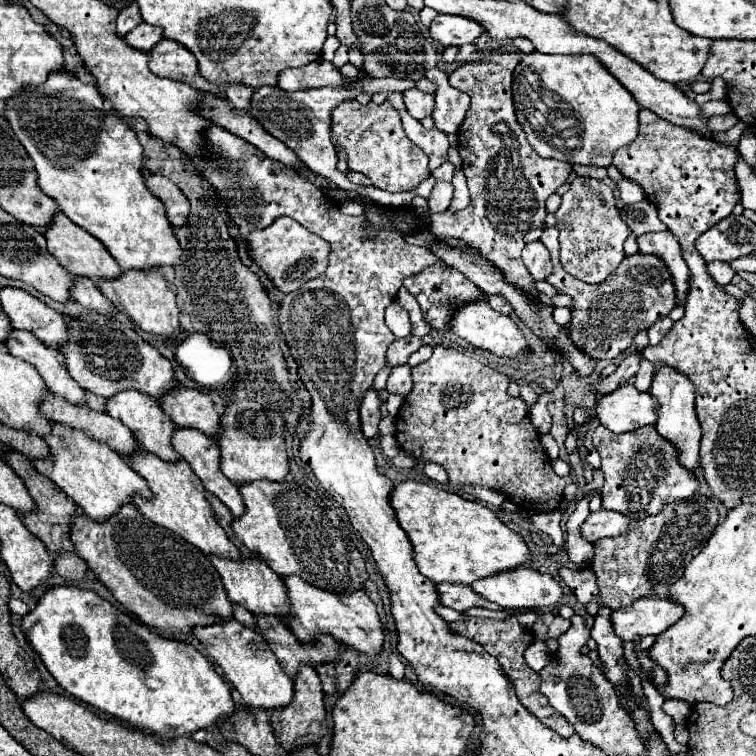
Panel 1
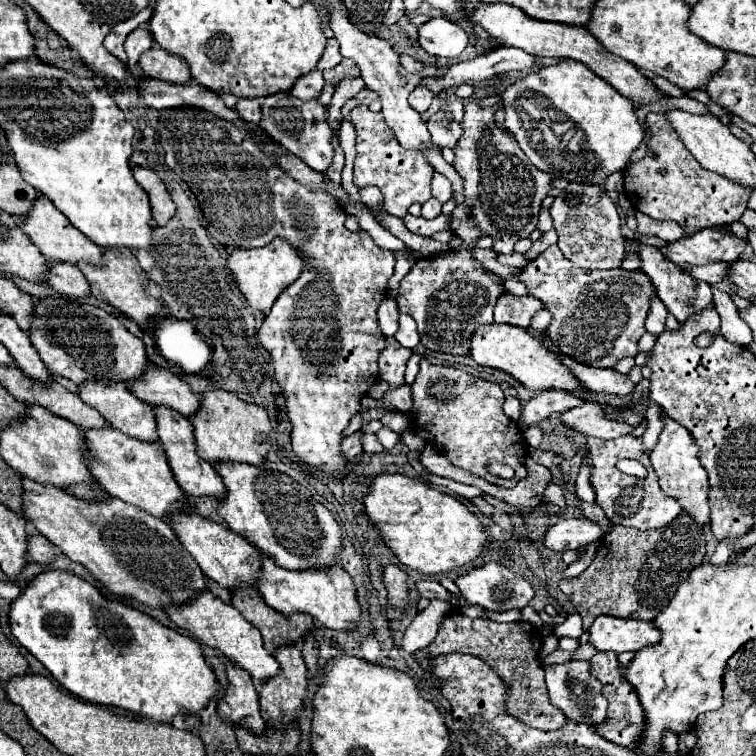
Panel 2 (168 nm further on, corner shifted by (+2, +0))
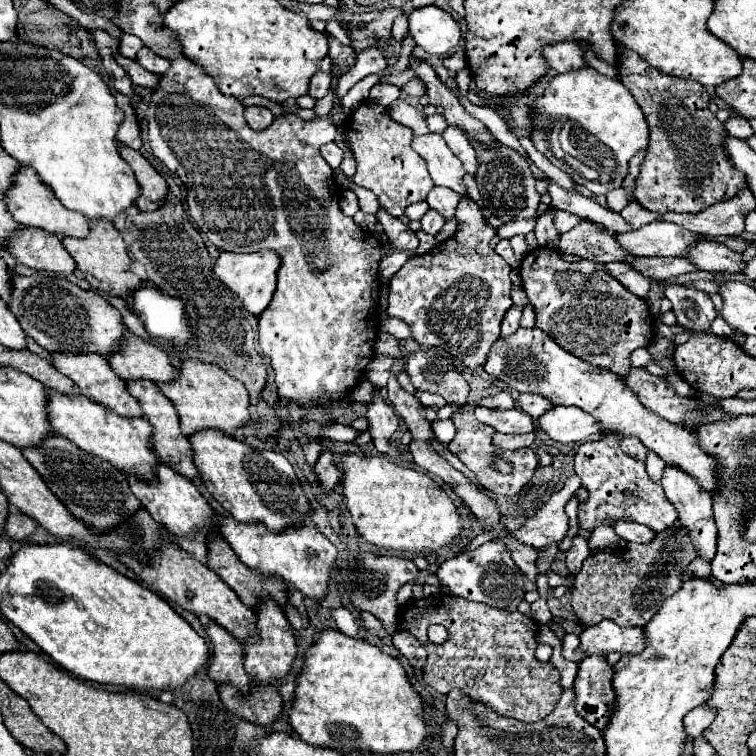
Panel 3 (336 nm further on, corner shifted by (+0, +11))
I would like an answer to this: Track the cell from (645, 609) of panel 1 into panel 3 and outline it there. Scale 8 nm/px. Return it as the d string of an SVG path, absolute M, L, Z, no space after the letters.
M603 620L581 632L581 650L589 654L639 654L645 650L645 630L639 626L619 626L613 620Z

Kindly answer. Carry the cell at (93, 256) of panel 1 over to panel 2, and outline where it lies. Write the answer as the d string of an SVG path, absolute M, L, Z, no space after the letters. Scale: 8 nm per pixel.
M37 195L33 209L29 213L29 217L23 217L23 223L19 225L23 229L23 233L39 247L41 255L45 259L53 259L53 261L69 261L69 263L77 263L77 261L89 261L89 263L99 263L101 261L101 247L97 247L95 243L89 243L89 239L85 239L85 235L81 235L81 231L77 231L69 219L65 219L65 215L61 211L55 209L55 205L45 197L45 195Z

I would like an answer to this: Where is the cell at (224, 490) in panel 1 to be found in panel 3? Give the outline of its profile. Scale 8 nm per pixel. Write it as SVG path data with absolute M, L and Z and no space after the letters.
M129 380L127 386L129 386L129 392L141 402L143 418L147 418L153 426L153 432L155 432L153 450L159 456L159 460L189 480L197 478L199 470L195 468L195 462L193 462L193 448L191 448L189 438L179 430L179 414L177 414L175 406L171 404L171 400L151 380Z

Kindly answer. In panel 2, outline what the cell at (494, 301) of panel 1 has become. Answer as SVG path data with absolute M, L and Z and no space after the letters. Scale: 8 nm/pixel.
M501 295L501 299L495 305L495 321L527 329L533 313L543 308L543 303L531 295L523 295L523 297Z

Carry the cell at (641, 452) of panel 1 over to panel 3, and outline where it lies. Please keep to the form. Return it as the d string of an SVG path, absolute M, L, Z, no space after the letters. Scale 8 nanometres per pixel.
M603 432L599 440L585 442L575 452L575 472L589 490L589 500L579 504L579 518L585 522L581 528L593 530L599 524L599 516L607 516L603 524L611 524L611 520L631 520L655 532L669 528L677 520L675 506L667 500L661 484L647 474L645 462L627 456L619 448L619 442L617 432Z

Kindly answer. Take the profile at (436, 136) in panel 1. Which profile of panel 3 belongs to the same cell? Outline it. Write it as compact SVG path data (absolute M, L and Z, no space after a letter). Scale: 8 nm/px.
M467 194L461 196L455 216L457 216L457 220L459 220L459 230L457 230L449 240L437 244L437 248L429 250L429 252L423 254L423 256L413 256L413 258L409 258L407 264L391 278L391 284L389 284L389 308L387 308L387 312L391 312L391 316L397 316L397 318L405 320L405 322L411 326L413 338L415 338L419 344L423 344L423 346L439 346L439 348L447 350L451 356L459 358L467 368L477 368L477 366L481 366L481 364L487 360L487 352L489 352L491 344L499 338L499 326L501 326L503 314L505 314L507 308L513 304L513 302L511 302L511 292L509 292L509 290L511 290L511 278L509 278L511 266L489 246L489 240L495 236L495 228L487 222L487 218L485 218L485 214L483 214L483 208L481 208L475 200L471 200Z

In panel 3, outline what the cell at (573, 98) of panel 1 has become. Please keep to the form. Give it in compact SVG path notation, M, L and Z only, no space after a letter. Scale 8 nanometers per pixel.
M587 66L553 76L545 92L541 96L535 96L531 106L531 118L533 146L539 148L539 152L551 160L551 164L561 168L579 186L585 186L593 194L607 194L609 190L619 188L627 176L627 164L631 156L637 154L641 148L647 148L649 144L649 128L645 116L639 104L633 100L631 92L619 80L607 78Z

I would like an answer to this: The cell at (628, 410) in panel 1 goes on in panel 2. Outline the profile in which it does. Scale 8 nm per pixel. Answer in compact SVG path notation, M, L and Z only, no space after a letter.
M583 403L579 407L573 407L565 413L561 413L559 421L573 429L575 433L581 433L585 437L599 437L599 439L613 439L613 437L621 437L621 435L629 435L633 431L631 425L627 423L619 423L613 419L607 419L601 413L601 405L599 403Z

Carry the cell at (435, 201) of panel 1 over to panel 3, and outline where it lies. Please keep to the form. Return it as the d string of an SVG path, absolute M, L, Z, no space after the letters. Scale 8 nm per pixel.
M429 208L429 212L421 218L421 224L423 224L423 232L427 232L427 234L433 236L433 234L437 234L441 230L441 226L445 224L445 220L433 208Z

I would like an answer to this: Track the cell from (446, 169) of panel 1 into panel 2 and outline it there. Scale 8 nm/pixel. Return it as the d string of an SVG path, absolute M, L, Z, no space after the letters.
M434 172L431 183L432 196L439 203L447 203L451 199L451 182L440 173Z

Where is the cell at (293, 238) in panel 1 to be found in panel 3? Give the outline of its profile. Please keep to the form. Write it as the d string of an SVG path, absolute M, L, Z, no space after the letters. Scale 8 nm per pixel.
M273 250L249 252L249 254L221 252L221 256L215 262L215 274L219 276L219 280L223 280L227 284L227 288L237 292L237 296L243 300L243 306L251 314L261 314L273 298L273 292L275 292L275 286L277 286L279 266L281 266L281 258Z

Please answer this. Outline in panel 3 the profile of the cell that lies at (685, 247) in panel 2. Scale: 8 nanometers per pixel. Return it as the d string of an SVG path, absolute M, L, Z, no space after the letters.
M661 220L639 230L619 234L617 240L633 256L685 256L695 244L707 242L701 234Z

